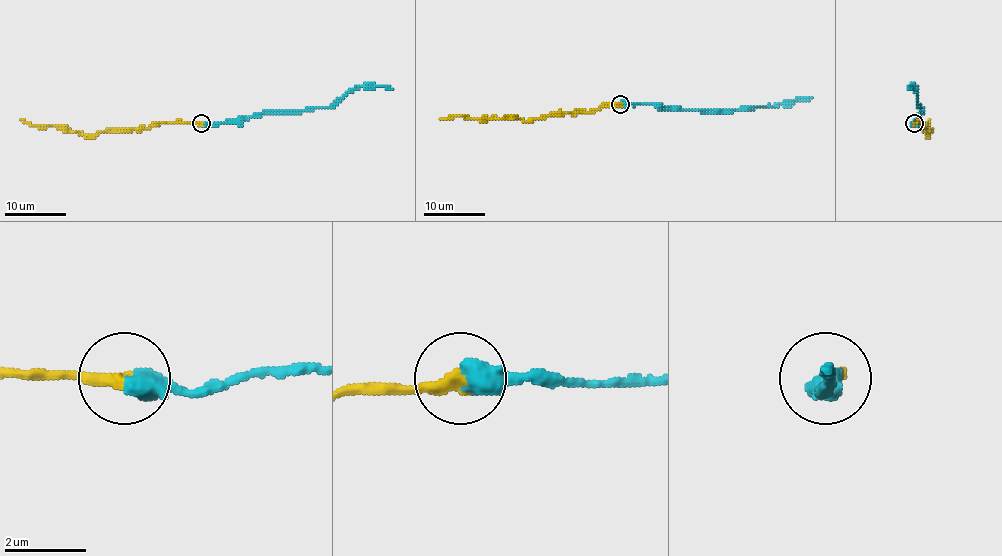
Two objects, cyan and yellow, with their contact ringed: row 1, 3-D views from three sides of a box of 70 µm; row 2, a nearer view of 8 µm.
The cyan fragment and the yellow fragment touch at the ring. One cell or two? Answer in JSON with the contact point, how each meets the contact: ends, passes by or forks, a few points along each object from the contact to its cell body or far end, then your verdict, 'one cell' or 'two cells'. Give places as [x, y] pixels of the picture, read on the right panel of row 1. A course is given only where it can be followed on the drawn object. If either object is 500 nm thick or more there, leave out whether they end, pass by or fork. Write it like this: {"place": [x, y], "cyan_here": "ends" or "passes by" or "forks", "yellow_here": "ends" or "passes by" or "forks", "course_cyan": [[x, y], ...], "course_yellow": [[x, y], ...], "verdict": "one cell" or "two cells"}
{"place": [914, 123], "course_cyan": [[915, 123], [921, 110], [915, 86], [908, 86], [908, 90]], "course_yellow": [[915, 123], [922, 122], [924, 128], [932, 131], [928, 136], [928, 119]], "verdict": "two cells"}

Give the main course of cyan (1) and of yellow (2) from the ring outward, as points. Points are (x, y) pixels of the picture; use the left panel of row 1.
1: (201, 123), (236, 122), (275, 111), (335, 105), (359, 86), (388, 86), (391, 90)
2: (201, 123), (155, 122), (147, 128), (83, 136), (57, 126), (32, 126), (21, 119)

